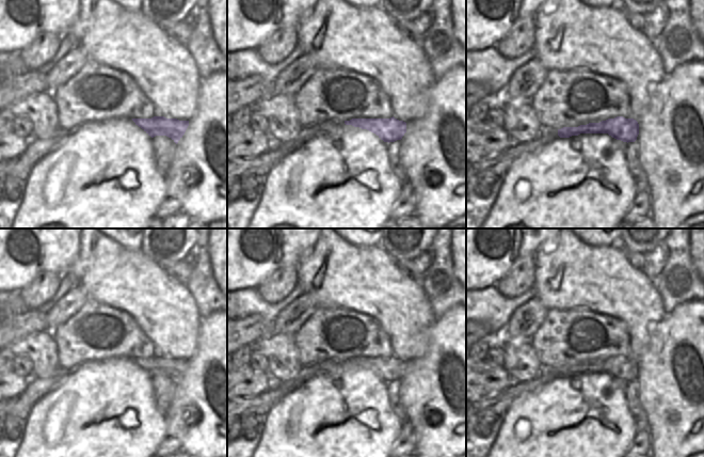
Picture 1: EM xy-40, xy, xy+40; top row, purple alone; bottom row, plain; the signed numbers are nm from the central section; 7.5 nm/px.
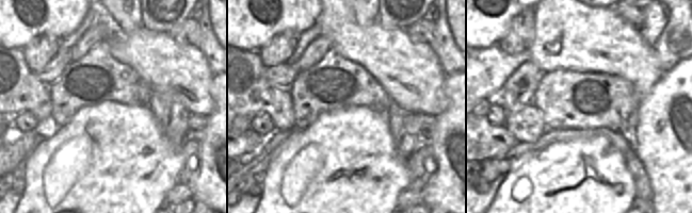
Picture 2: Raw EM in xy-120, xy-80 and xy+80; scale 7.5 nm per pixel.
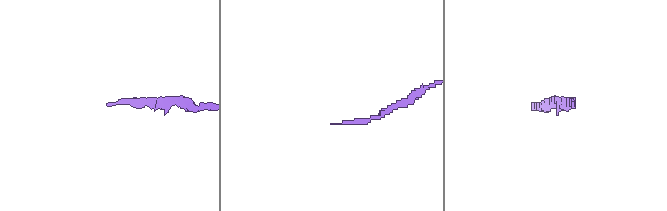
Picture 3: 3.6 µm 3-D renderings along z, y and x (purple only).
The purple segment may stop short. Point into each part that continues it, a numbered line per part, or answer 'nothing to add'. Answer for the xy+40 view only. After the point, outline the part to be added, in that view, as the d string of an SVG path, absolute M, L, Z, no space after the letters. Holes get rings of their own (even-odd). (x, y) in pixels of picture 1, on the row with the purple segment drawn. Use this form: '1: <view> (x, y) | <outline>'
nothing to add

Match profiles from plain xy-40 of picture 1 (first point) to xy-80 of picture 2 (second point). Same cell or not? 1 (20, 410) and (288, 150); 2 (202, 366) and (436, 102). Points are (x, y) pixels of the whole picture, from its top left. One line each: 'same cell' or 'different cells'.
1: different cells
2: different cells

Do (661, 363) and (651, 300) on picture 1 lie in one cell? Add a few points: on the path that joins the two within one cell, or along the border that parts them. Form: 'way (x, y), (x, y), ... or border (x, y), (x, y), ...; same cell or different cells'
border (667, 315), (652, 331), (650, 346), (646, 349); different cells

